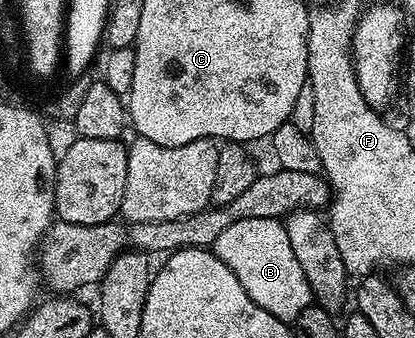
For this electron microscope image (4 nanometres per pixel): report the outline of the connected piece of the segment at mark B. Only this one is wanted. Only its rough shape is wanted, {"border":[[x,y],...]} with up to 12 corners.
{"border":[[281,220],[226,225],[210,250],[250,301],[294,321],[312,287]]}

